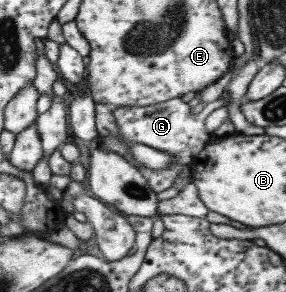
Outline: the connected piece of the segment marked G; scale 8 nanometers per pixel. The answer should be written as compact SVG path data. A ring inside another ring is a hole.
M225 95L219 96L216 100L206 104L203 110L195 115L195 117L189 117L187 113L187 105L181 103L180 98L173 98L169 101L165 101L161 104L146 107L130 107L125 106L117 108L114 111L118 126L120 127L120 135L118 137L111 137L110 135L99 135L100 140L104 143L104 146L109 151L119 152L122 156L125 156L131 163L135 164L149 180L153 191L161 193L165 189L169 189L172 186L173 179L181 171L181 167L185 164L189 164L192 158L201 151L205 141L207 141L207 133L205 133L205 125L203 125L203 119L207 117L215 109L219 109L222 106L226 106L228 99ZM131 142L142 143L149 147L157 148L161 151L169 152L172 155L172 163L170 163L170 169L149 169L146 165L141 165L130 152L129 144Z

